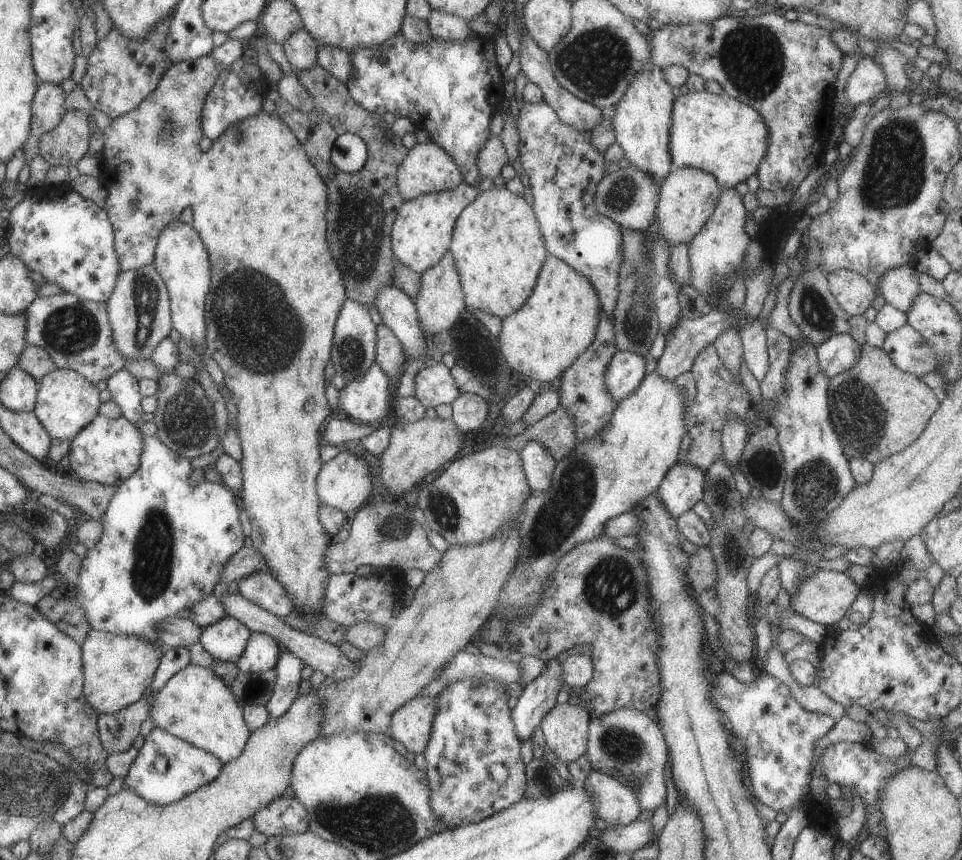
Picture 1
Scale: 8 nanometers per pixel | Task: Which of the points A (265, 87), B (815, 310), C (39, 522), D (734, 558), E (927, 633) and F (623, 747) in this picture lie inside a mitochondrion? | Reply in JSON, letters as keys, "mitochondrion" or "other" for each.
{"A":"other","B":"mitochondrion","C":"mitochondrion","D":"mitochondrion","E":"other","F":"mitochondrion"}

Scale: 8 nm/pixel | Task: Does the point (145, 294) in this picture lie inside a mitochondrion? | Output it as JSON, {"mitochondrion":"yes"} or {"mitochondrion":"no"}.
{"mitochondrion":"yes"}

